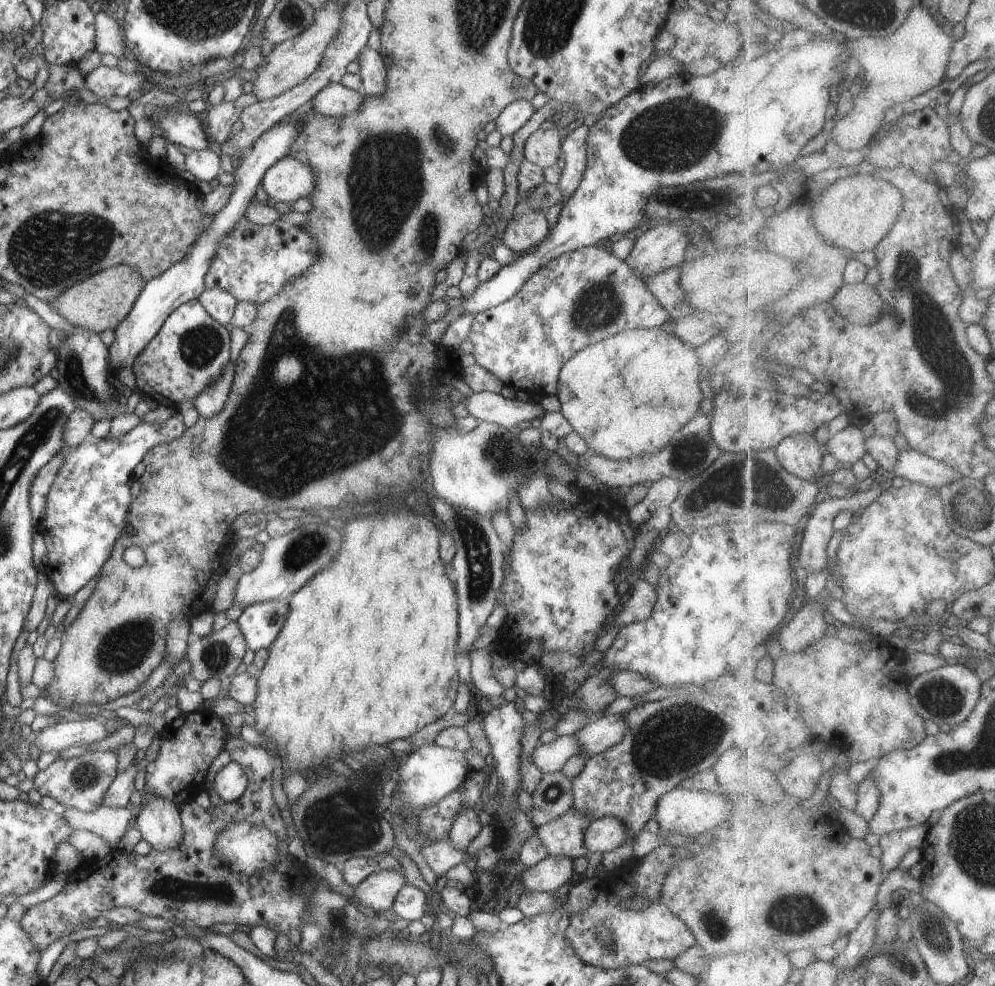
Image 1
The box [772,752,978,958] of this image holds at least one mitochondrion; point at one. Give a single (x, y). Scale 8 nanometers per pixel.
(933, 926)

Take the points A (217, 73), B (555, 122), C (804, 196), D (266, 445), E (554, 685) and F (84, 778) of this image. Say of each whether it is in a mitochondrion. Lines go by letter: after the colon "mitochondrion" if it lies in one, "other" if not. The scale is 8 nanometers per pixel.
A: other
B: other
C: other
D: mitochondrion
E: other
F: mitochondrion

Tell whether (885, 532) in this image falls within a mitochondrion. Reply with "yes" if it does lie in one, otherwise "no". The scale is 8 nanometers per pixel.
no

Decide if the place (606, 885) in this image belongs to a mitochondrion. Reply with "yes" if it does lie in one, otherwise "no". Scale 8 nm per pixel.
no

